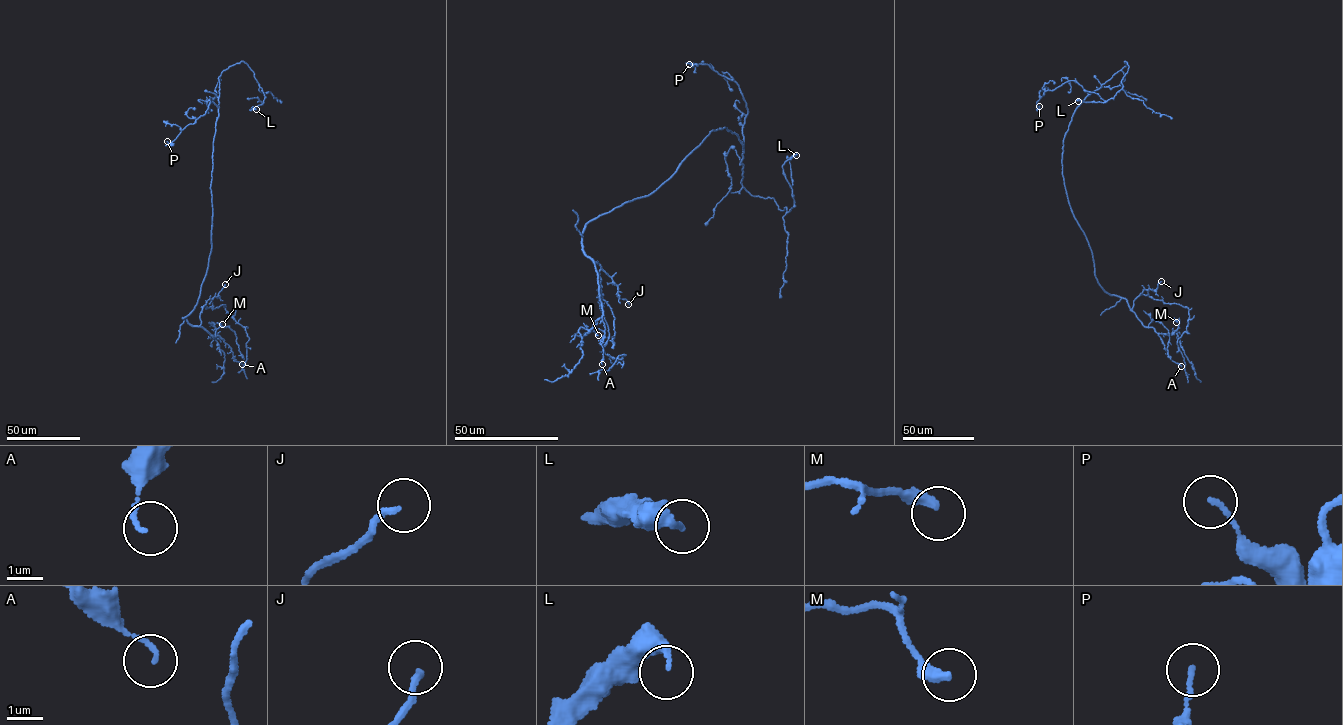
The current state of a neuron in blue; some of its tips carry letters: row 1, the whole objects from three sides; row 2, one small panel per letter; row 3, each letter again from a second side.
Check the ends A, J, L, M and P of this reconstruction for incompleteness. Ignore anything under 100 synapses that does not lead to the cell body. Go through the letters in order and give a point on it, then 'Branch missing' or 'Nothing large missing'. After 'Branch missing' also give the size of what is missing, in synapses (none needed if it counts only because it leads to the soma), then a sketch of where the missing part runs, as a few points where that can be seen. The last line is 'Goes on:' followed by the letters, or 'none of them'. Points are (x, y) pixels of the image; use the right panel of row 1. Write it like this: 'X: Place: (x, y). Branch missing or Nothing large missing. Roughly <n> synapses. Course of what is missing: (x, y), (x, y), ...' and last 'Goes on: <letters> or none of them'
A: Place: (1181, 366). Nothing large missing
J: Place: (1161, 281). Nothing large missing
L: Place: (1078, 101). Nothing large missing
M: Place: (1176, 322). Nothing large missing
P: Place: (1039, 106). Nothing large missing
Goes on: none of them

